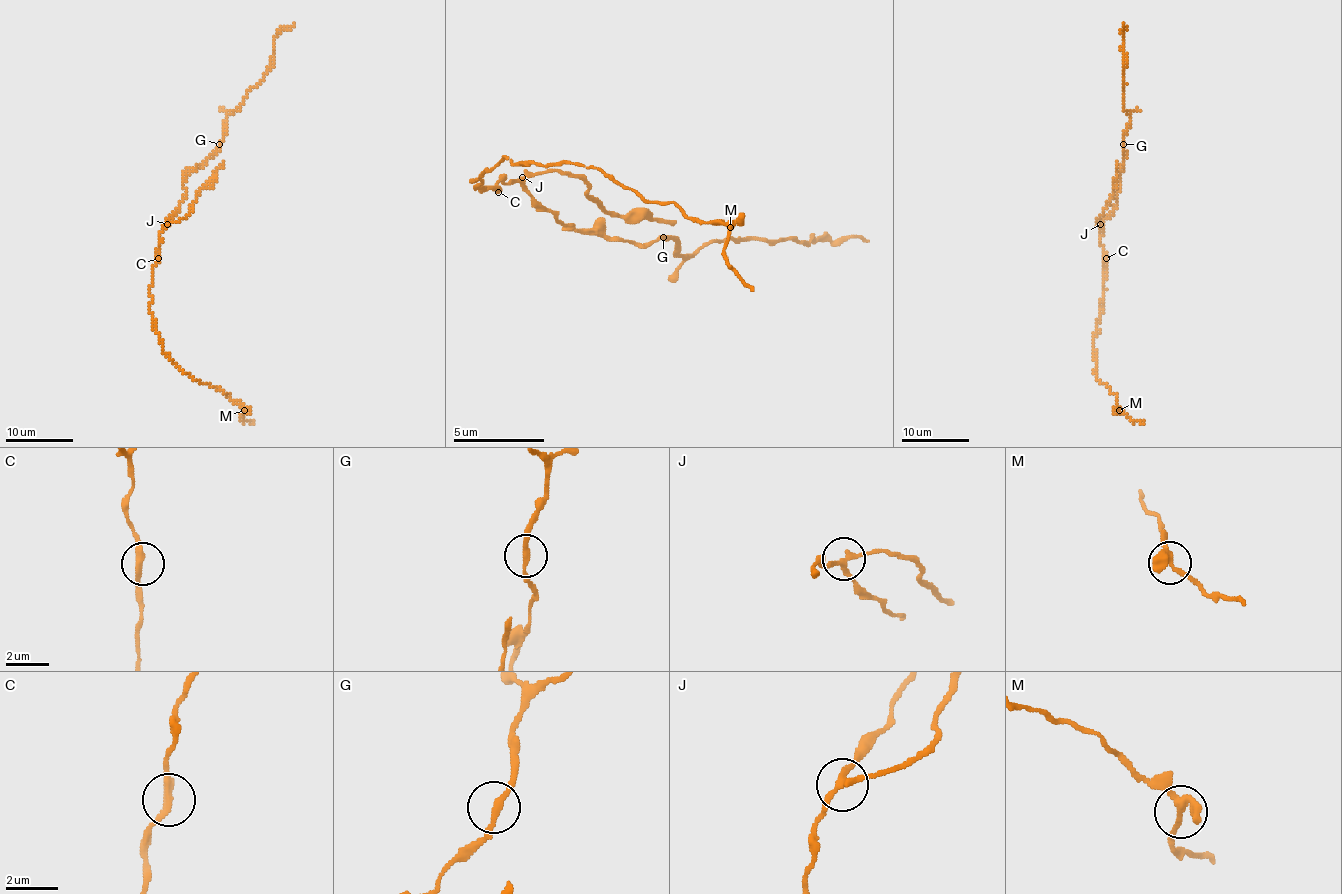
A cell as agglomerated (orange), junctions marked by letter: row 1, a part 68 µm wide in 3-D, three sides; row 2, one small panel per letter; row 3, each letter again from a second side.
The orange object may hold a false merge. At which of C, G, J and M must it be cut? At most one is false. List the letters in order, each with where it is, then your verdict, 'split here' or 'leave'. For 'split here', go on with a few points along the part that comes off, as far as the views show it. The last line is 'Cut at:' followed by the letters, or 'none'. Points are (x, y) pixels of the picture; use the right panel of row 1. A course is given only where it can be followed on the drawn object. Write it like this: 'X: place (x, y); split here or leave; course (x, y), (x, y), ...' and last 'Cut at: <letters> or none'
C: place (1106, 258); leave
G: place (1123, 144); leave
J: place (1100, 224); split here; course (1101, 224), (1099, 216), (1107, 208), (1118, 162)
M: place (1119, 410); leave
Cut at: J

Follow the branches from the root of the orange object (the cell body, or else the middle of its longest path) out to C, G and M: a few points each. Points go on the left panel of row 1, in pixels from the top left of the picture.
C: (163, 229), (158, 258)
G: (163, 229), (185, 194), (185, 177), (195, 172), (217, 150), (219, 144)
M: (163, 229), (148, 309), (160, 344), (187, 374), (219, 388), (244, 410)

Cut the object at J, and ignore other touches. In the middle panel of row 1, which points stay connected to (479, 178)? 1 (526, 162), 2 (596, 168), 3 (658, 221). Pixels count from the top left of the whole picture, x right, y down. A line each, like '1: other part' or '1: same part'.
1: same part
2: same part
3: other part

